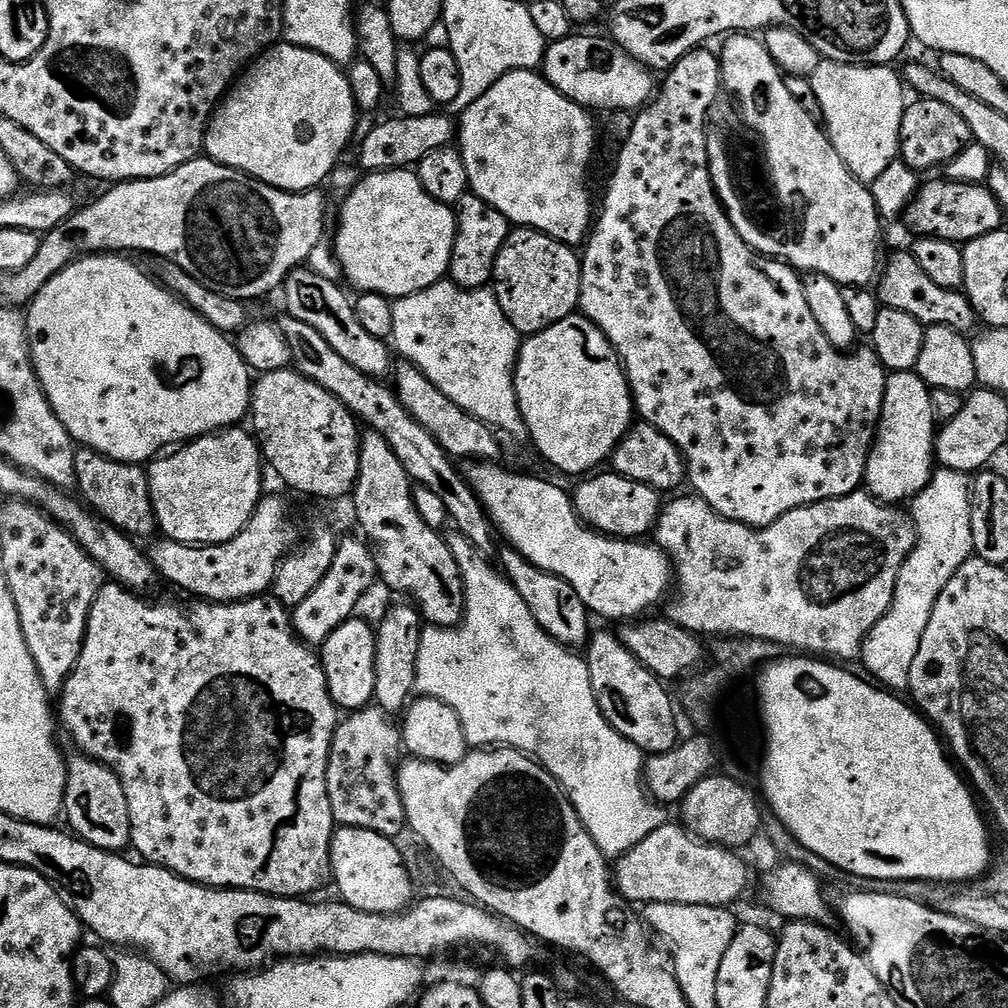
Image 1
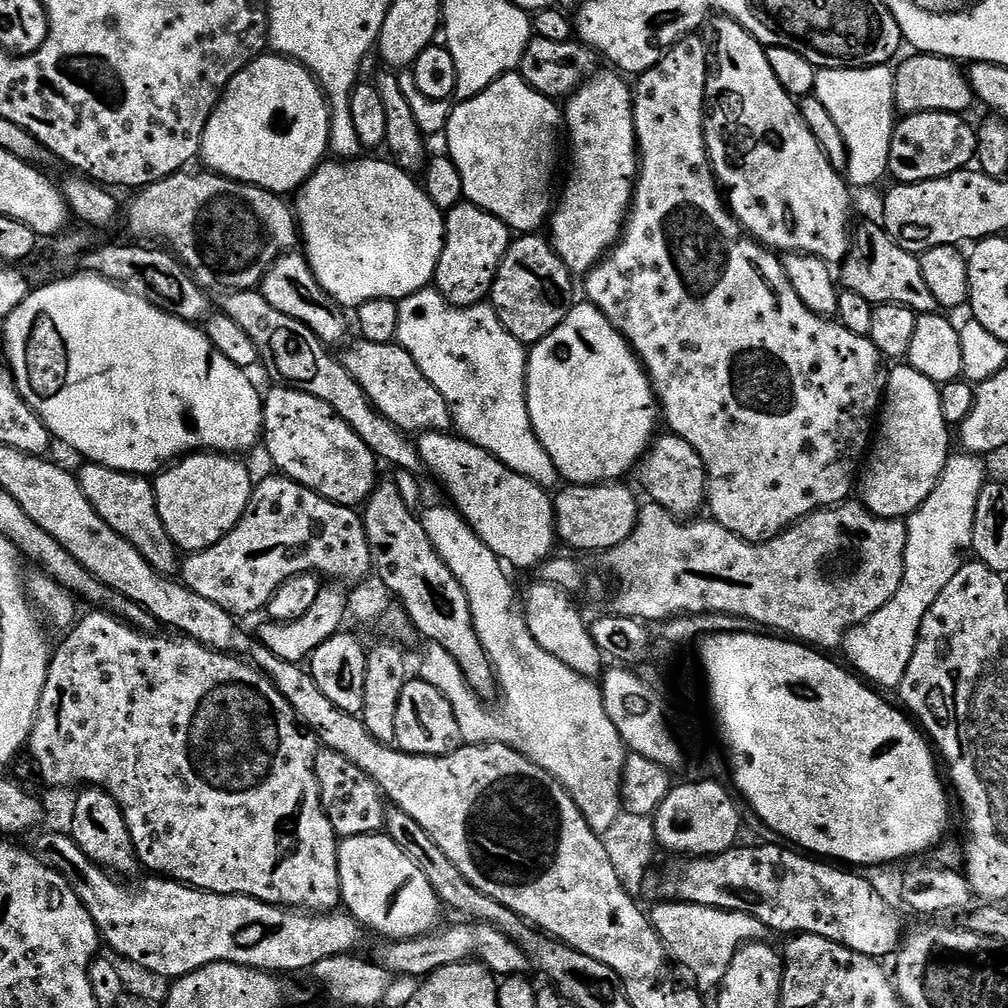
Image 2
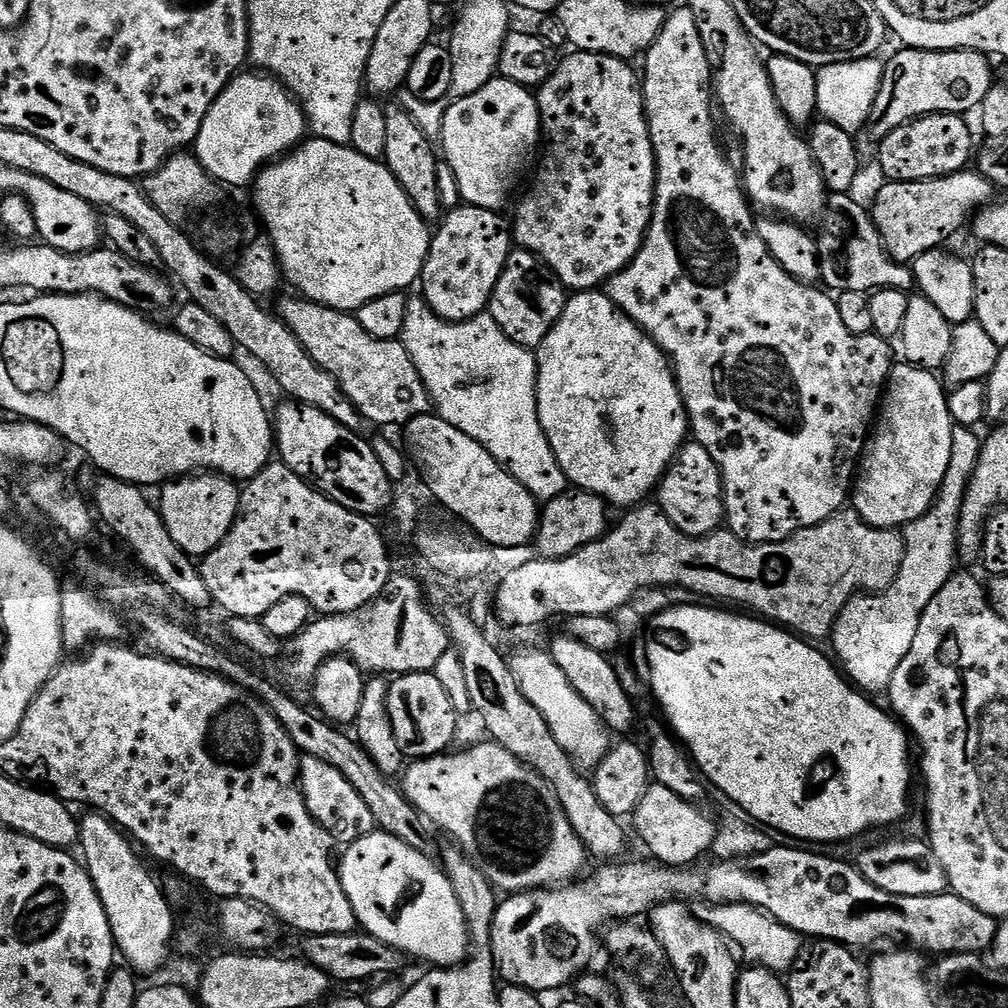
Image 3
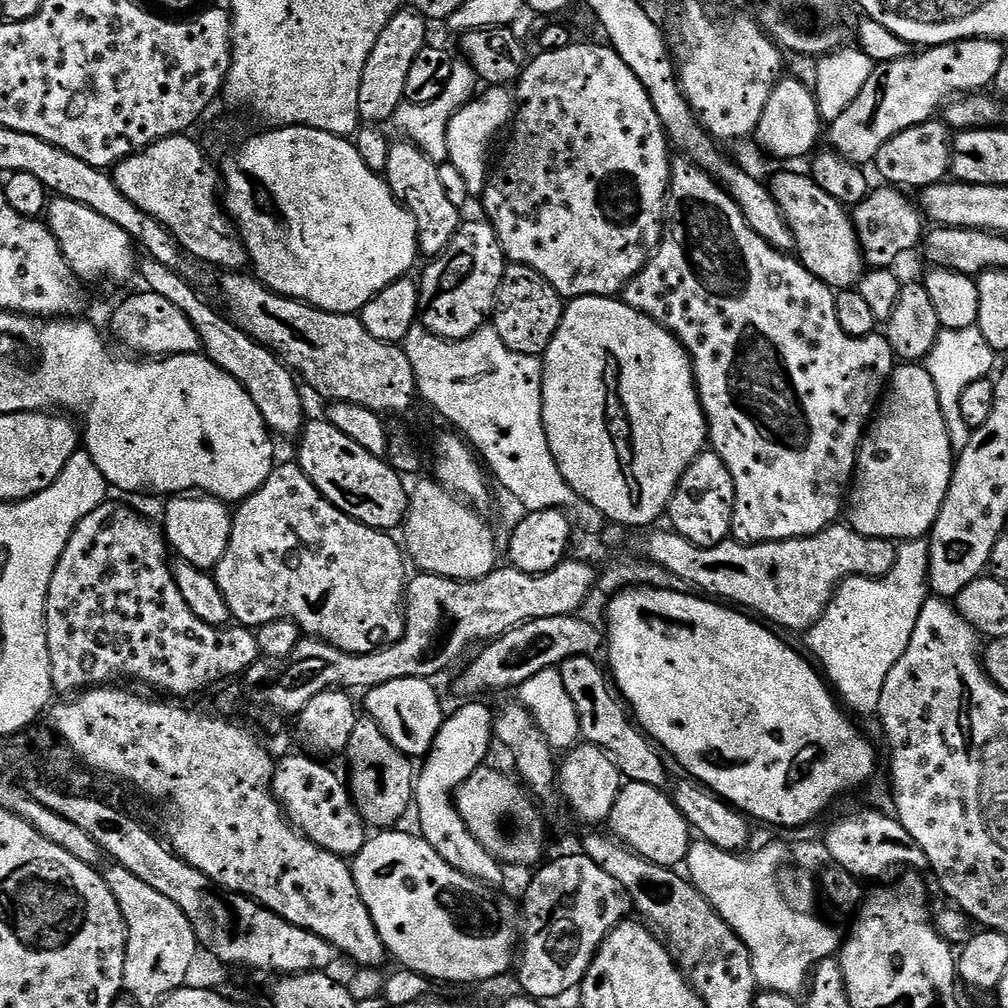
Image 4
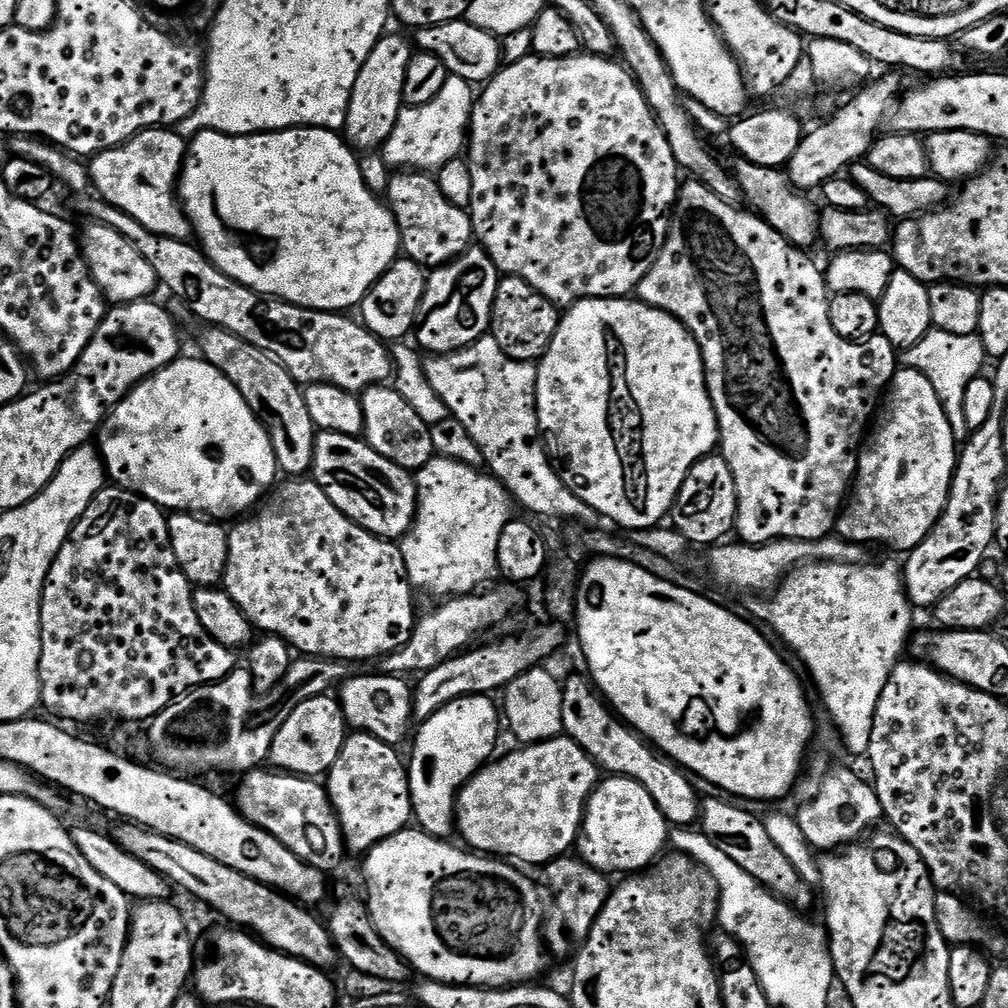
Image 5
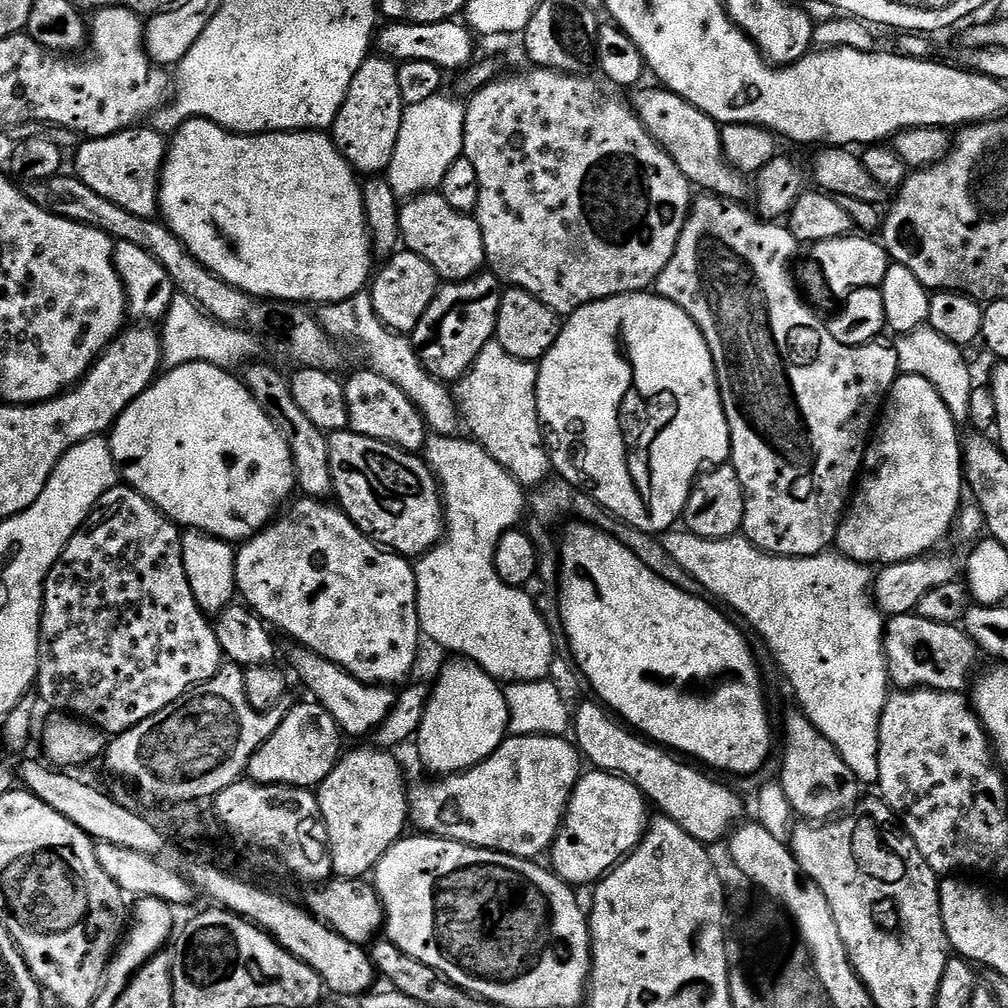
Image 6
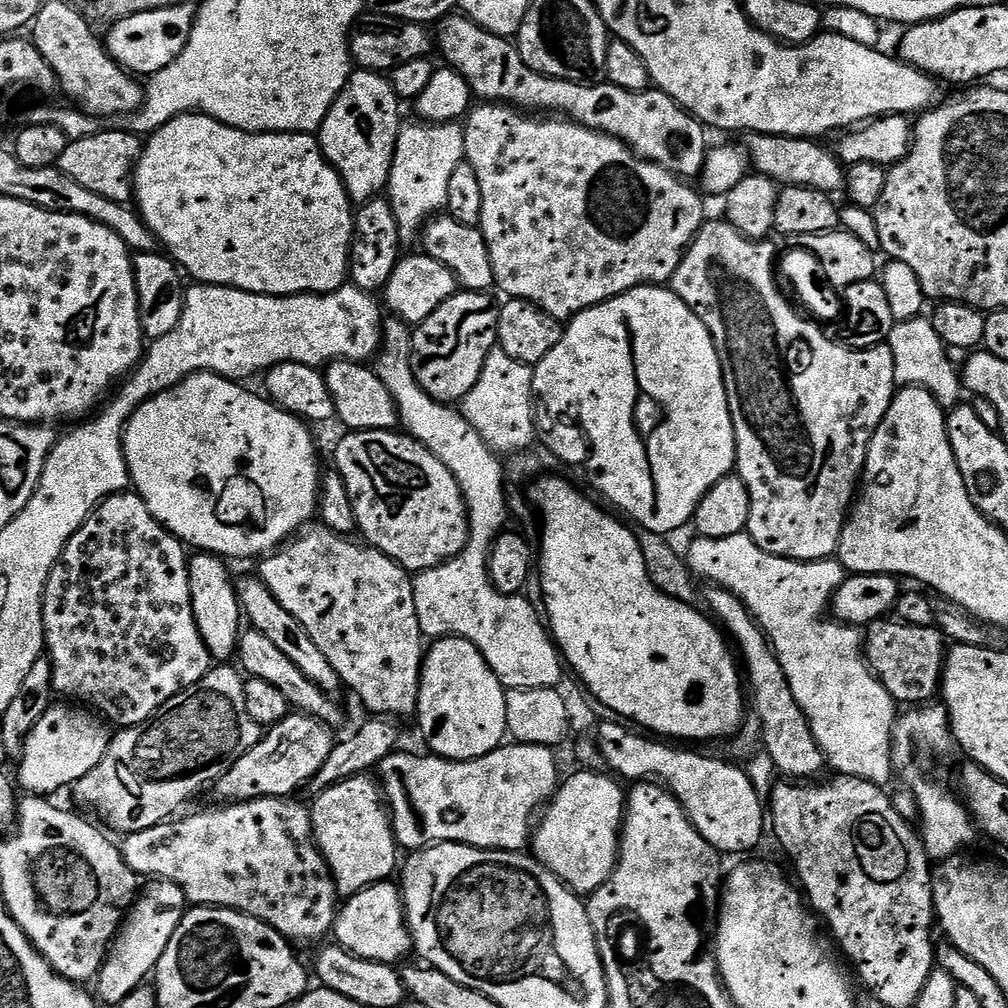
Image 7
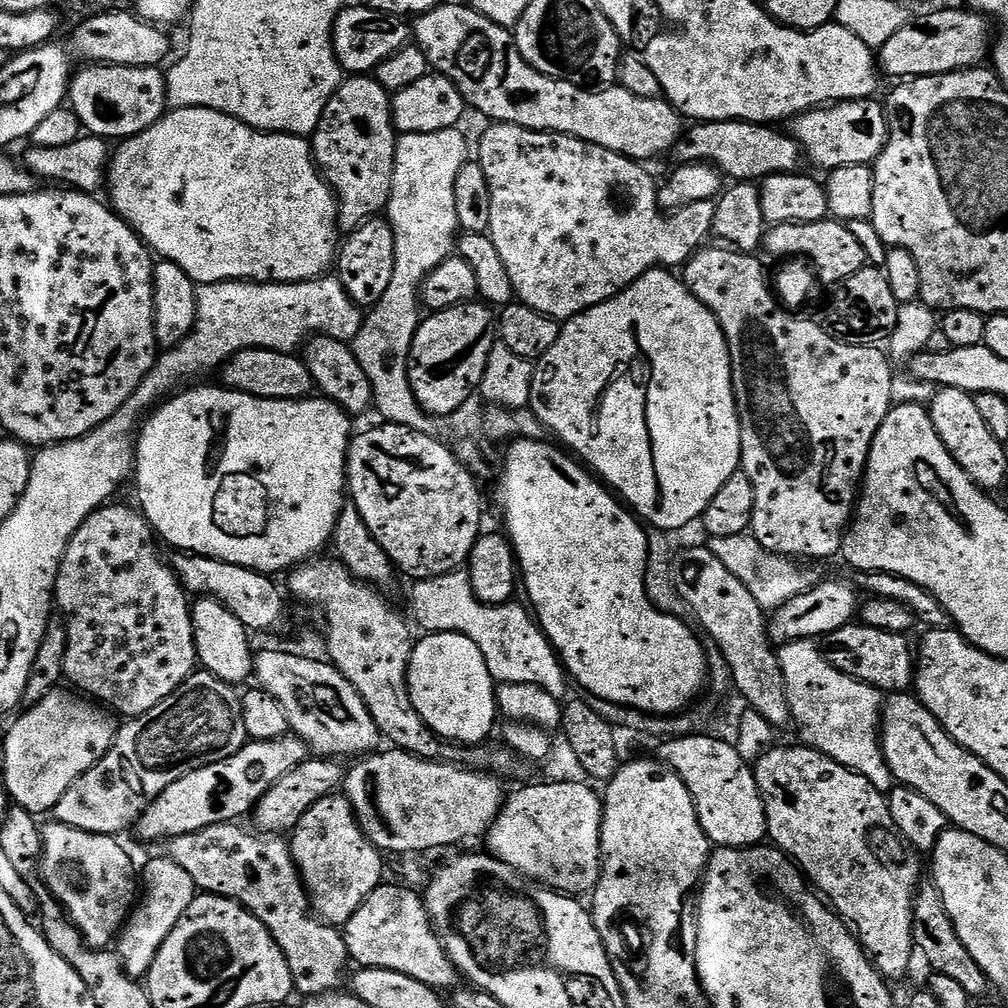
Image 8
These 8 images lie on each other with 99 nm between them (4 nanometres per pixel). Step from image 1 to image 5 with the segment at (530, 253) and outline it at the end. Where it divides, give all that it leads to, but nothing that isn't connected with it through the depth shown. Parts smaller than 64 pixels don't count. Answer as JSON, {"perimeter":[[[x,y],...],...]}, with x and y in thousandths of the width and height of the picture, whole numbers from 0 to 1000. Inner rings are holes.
{"perimeter":[[[500,274],[490,296],[486,332],[506,355],[535,359],[548,342],[557,313],[557,307],[548,302],[546,296],[530,288],[526,280],[513,274]]]}

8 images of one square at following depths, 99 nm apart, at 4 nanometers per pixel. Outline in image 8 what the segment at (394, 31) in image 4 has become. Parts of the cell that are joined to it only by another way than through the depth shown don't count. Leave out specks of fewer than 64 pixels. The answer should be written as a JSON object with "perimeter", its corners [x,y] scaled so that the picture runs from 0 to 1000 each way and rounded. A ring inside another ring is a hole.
{"perimeter":[[[349,73],[327,97],[308,136],[310,154],[335,203],[338,227],[356,226],[385,204],[395,132],[389,122],[389,95],[365,73]]]}

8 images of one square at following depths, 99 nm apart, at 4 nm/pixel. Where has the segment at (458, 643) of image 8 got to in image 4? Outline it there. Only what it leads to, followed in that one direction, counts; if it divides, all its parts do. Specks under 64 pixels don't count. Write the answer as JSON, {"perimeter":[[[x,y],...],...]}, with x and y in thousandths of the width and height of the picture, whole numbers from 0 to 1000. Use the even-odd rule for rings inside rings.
{"perimeter":[[[460,696],[452,707],[445,709],[435,724],[435,732],[429,745],[420,751],[421,763],[416,763],[411,774],[411,810],[417,813],[416,828],[450,863],[468,869],[472,873],[492,875],[502,864],[462,819],[458,808],[452,802],[450,788],[477,762],[484,750],[484,741],[490,738],[490,706],[480,696]]]}

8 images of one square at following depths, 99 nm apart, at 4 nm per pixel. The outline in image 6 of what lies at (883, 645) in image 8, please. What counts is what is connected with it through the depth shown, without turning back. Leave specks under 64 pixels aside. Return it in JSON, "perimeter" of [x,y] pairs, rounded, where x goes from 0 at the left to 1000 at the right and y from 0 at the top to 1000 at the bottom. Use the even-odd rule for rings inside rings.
{"perimeter":[[[903,607],[886,611],[877,620],[877,652],[881,658],[881,673],[890,684],[921,683],[924,687],[955,688],[969,666],[968,651],[968,639],[956,628],[955,622],[923,617],[923,613]]]}

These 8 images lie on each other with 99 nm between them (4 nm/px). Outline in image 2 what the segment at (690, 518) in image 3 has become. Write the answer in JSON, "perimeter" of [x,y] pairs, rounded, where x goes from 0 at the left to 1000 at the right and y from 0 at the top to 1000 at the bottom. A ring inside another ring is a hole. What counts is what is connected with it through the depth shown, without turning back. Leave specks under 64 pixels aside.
{"perimeter":[[[666,431],[652,432],[649,439],[641,449],[641,455],[634,465],[635,476],[643,487],[642,495],[646,499],[657,502],[672,514],[687,514],[691,511],[693,504],[700,500],[702,487],[702,471],[698,465],[696,454],[692,454],[692,446],[685,442],[676,433]]]}

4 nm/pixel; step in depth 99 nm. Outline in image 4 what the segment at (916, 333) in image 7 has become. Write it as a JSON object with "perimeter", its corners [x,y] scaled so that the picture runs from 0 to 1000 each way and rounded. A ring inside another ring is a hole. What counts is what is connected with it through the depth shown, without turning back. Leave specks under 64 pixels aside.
{"perimeter":[[[967,324],[958,327],[934,327],[927,343],[915,358],[915,364],[923,371],[923,379],[927,379],[927,387],[931,387],[931,403],[940,424],[940,434],[945,445],[956,444],[964,434],[964,426],[958,423],[958,418],[952,410],[954,387],[958,387],[962,379],[970,379],[985,372],[984,356],[986,350],[982,339],[978,339],[978,335],[974,335],[974,327]]]}

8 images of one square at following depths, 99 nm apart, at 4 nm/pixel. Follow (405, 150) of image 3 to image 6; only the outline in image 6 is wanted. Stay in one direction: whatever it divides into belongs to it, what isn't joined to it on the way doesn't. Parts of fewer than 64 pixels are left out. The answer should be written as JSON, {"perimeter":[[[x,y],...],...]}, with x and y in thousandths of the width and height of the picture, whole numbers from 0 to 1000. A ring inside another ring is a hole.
{"perimeter":[[[436,189],[421,190],[398,201],[397,237],[404,249],[415,252],[415,256],[423,256],[423,260],[431,264],[433,273],[440,280],[467,278],[482,262],[482,244],[478,240],[478,228],[474,224],[471,213],[450,208],[450,204],[446,204],[446,200],[442,200],[442,196],[438,196]]]}

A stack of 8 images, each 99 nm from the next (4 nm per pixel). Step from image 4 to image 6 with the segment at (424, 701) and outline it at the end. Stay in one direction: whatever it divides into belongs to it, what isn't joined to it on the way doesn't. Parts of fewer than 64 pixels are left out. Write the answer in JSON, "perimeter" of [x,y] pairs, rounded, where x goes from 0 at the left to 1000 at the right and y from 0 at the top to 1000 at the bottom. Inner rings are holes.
{"perimeter":[[[294,645],[290,651],[290,659],[294,662],[299,677],[310,686],[309,693],[328,708],[342,731],[361,730],[364,726],[365,729],[372,727],[373,722],[393,699],[395,690],[388,682],[361,679],[342,663],[336,663],[331,657],[319,653],[313,647]]]}

